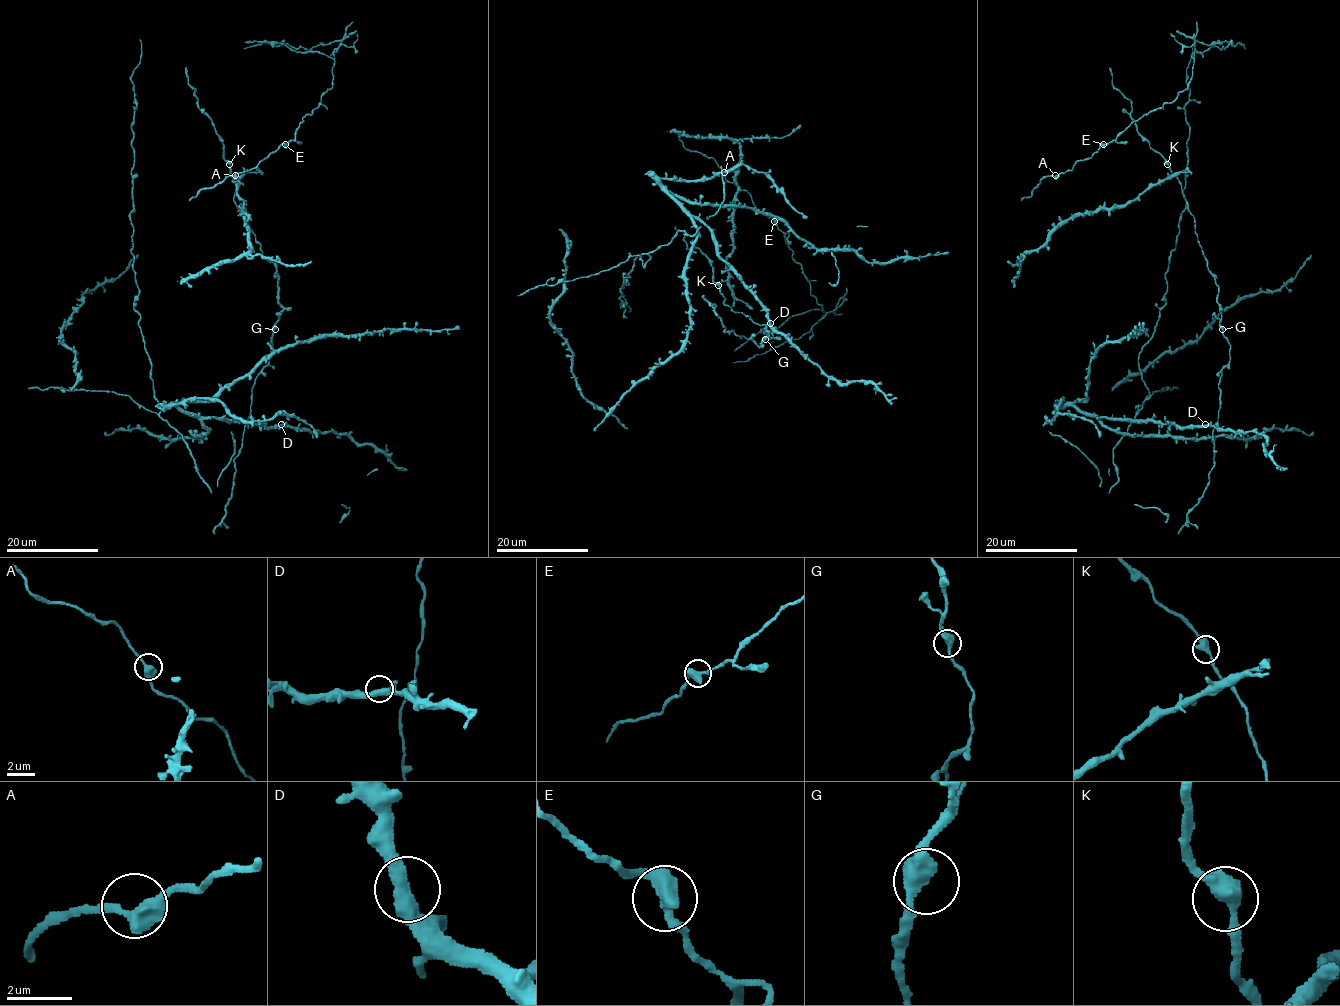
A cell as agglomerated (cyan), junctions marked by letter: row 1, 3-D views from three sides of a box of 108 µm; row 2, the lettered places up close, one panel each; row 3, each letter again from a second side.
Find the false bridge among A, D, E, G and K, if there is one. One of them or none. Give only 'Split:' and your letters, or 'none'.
Split: E

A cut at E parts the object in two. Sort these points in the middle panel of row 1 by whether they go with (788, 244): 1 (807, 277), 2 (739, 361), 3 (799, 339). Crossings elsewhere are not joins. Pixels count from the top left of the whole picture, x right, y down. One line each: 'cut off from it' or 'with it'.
1: with it
2: with it
3: with it

